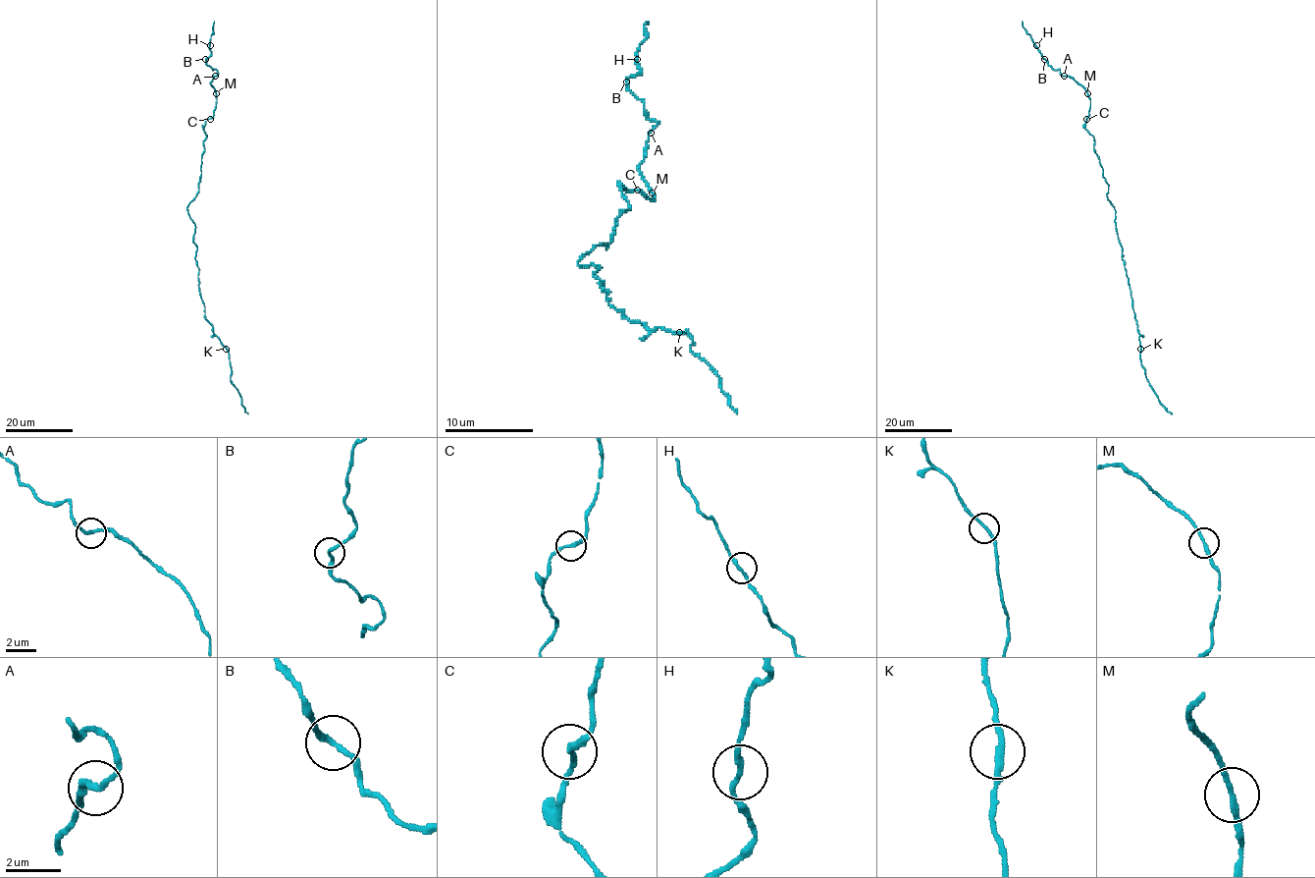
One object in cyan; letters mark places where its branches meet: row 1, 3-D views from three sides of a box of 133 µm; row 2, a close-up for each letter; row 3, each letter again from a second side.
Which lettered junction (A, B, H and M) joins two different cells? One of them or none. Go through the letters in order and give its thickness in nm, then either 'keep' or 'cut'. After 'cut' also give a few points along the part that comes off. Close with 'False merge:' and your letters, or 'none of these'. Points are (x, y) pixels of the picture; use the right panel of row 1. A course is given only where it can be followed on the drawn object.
A: 190 nm thick; keep
B: 200 nm thick; keep
H: 200 nm thick; keep
M: 200 nm thick; keep
False merge: none of these

